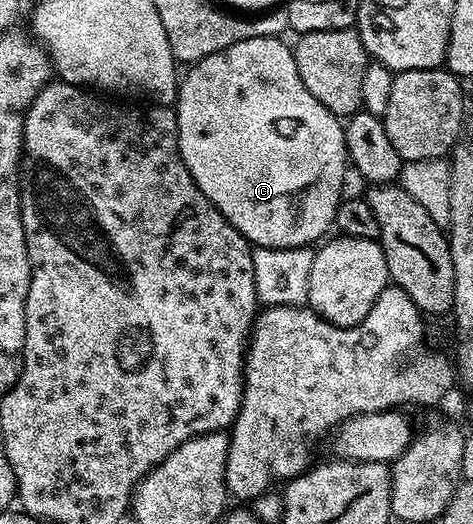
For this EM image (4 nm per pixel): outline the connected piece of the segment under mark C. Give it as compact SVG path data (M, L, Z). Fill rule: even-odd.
M280 37L239 40L231 48L192 63L186 74L184 71L175 103L179 152L199 192L254 247L312 247L330 233L329 226L331 230L343 197L341 189L347 171L345 128L338 115L323 108L307 92L290 43L281 41L285 40Z

